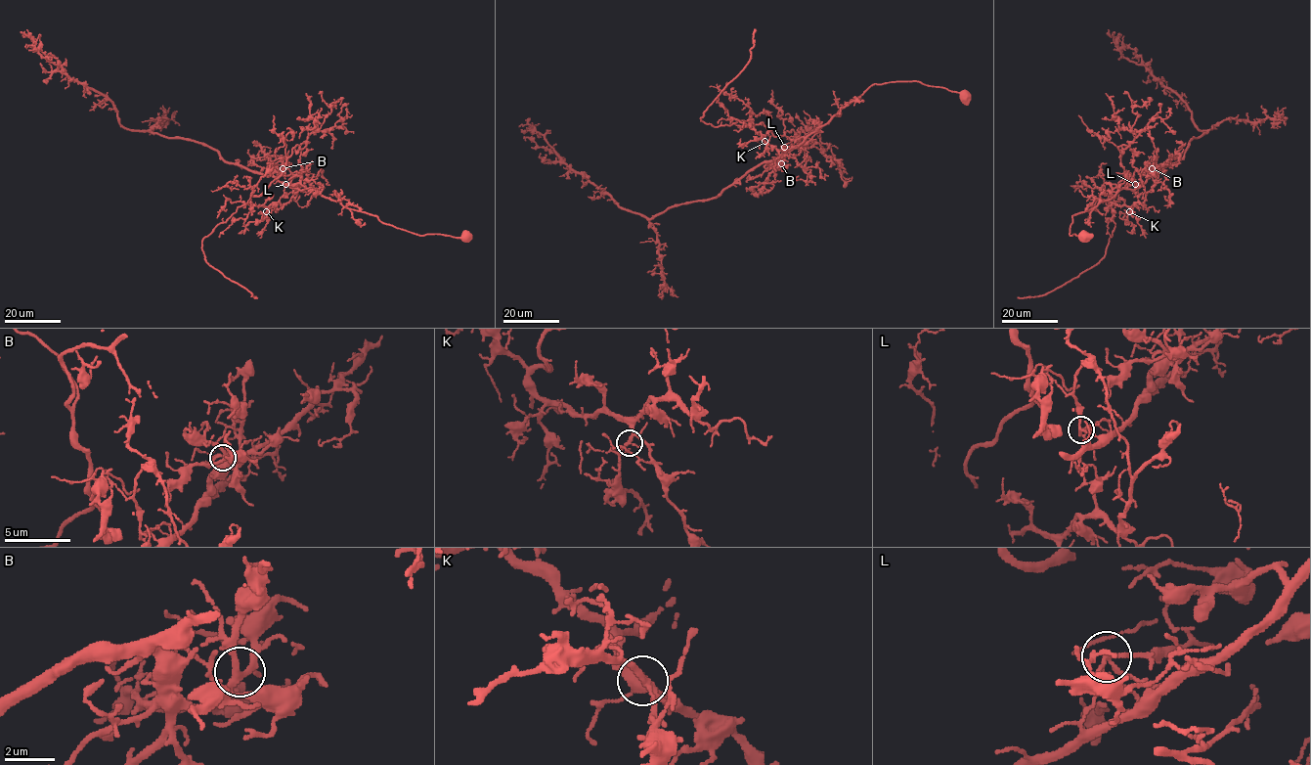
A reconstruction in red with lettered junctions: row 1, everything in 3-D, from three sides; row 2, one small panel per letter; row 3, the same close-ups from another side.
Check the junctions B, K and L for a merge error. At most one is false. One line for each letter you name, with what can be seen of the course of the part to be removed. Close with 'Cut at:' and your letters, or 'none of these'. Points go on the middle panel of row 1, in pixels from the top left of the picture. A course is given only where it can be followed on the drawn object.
L: foreign part runs (784, 146), (796, 145), (801, 152), (780, 155), (747, 121), (714, 127), (701, 119), (747, 64), (755, 29)
Cut at: L

